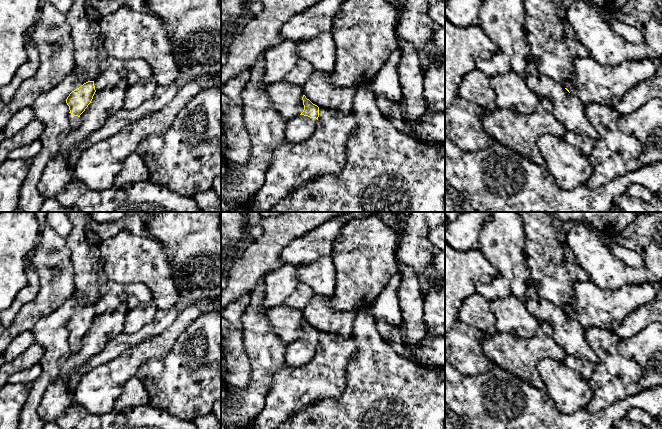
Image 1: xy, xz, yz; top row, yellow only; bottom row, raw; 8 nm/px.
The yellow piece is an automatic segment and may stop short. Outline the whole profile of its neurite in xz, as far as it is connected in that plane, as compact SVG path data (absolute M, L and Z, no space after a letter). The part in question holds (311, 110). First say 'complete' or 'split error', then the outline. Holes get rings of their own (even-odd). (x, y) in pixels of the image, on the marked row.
split error | M303 95L302 100L303 112L287 120L286 141L290 143L300 142L311 136L319 117L319 107L307 99L305 95Z

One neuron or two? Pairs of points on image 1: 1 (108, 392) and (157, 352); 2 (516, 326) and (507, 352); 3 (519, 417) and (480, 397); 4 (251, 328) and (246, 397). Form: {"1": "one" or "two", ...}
{"1": "one", "2": "two", "3": "one", "4": "one"}

